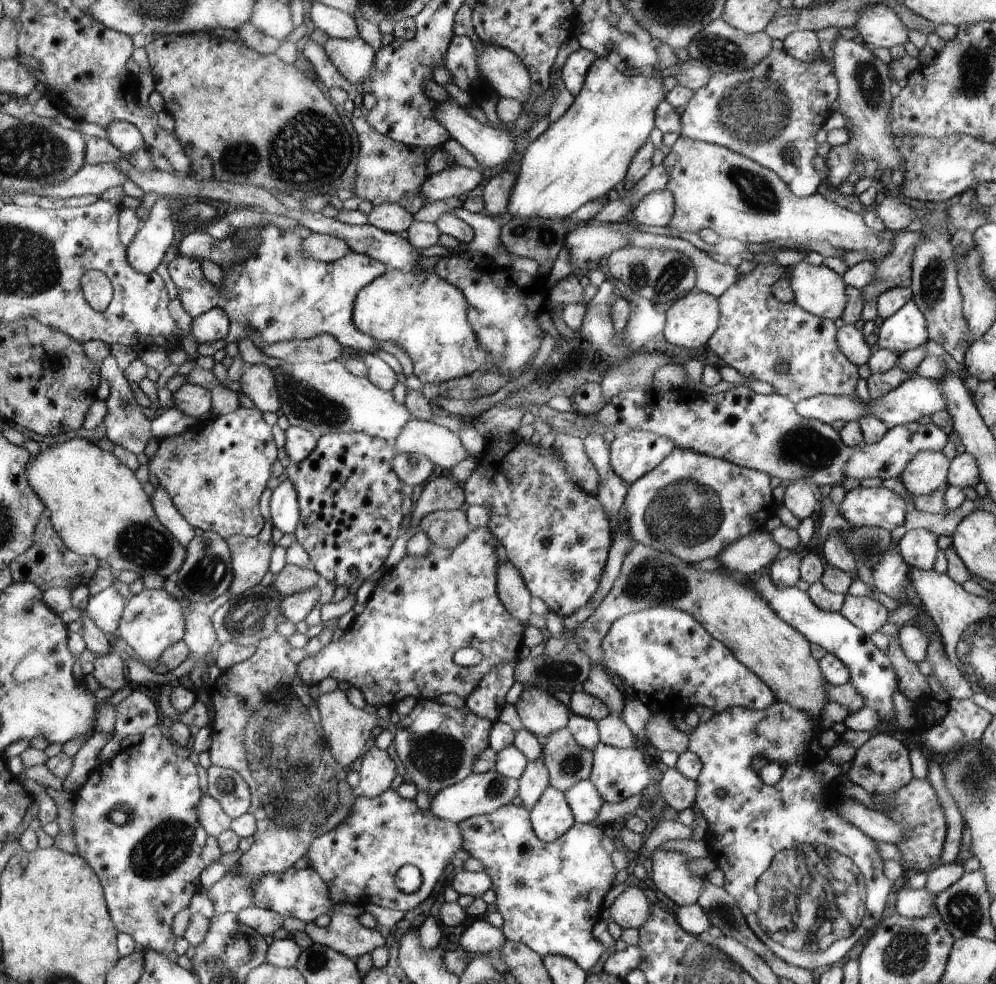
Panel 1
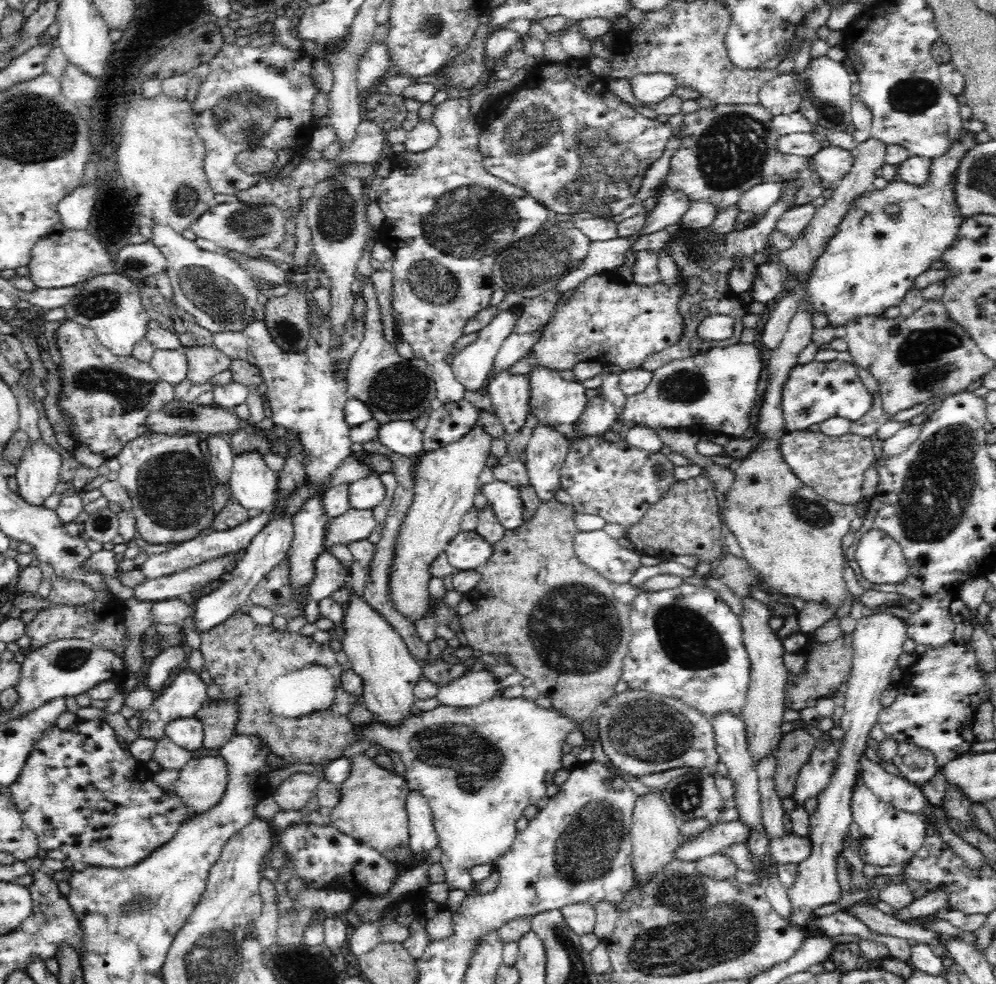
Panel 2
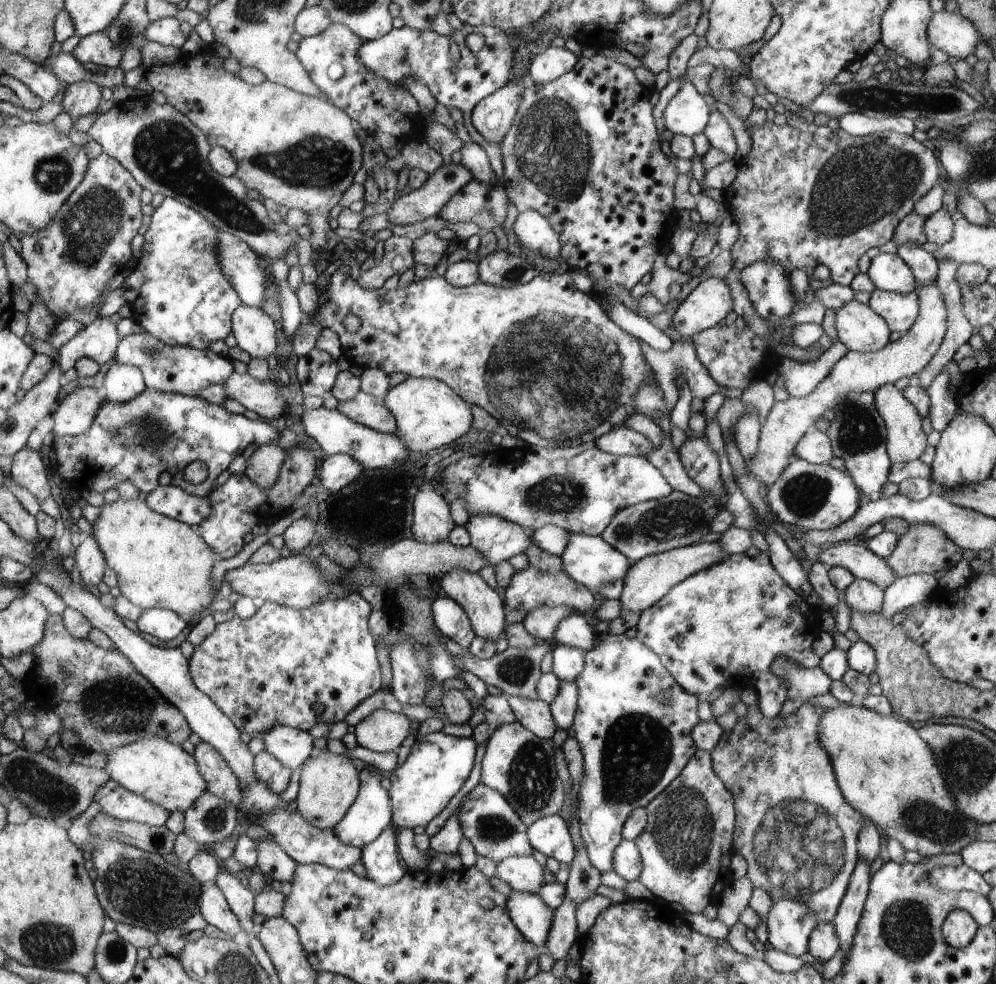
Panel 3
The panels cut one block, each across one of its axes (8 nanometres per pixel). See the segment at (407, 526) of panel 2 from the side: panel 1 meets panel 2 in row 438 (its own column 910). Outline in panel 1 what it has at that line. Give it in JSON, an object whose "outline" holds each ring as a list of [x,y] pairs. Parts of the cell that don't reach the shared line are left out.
{"outline":[[[922,451],[906,464],[899,478],[913,496],[930,494],[936,489],[946,490],[950,486],[950,482],[948,482],[950,462],[951,460],[942,451]]]}

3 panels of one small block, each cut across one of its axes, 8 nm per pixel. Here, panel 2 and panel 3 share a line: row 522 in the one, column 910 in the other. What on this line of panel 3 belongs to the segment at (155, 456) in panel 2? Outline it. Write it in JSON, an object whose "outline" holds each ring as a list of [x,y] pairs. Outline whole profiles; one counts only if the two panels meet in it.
{"outline":[[[764,120],[761,124],[749,123],[751,124],[749,131],[752,139],[752,149],[744,157],[744,160],[739,163],[738,174],[731,184],[732,190],[734,190],[734,198],[728,200],[728,208],[730,208],[728,212],[736,220],[739,228],[738,240],[734,242],[729,250],[732,255],[733,267],[736,270],[744,270],[744,268],[755,262],[768,259],[782,265],[784,270],[788,272],[788,276],[790,276],[790,272],[796,270],[796,268],[812,268],[824,264],[830,270],[833,282],[849,285],[854,280],[854,276],[860,272],[858,264],[866,251],[874,246],[881,247],[891,240],[895,234],[895,228],[914,210],[914,204],[944,178],[942,164],[935,146],[917,141],[915,137],[905,133],[884,131],[856,136],[850,135],[832,123],[817,126],[816,132],[812,133],[799,131],[788,124],[780,128],[780,126],[769,120]]]}

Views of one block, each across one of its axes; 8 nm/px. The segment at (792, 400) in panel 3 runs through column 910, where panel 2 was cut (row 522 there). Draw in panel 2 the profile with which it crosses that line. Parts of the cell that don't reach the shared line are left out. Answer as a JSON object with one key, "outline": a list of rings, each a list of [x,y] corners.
{"outline":[[[349,508],[342,516],[330,518],[326,532],[327,550],[330,551],[334,544],[348,545],[350,542],[367,539],[376,524],[372,509]]]}

